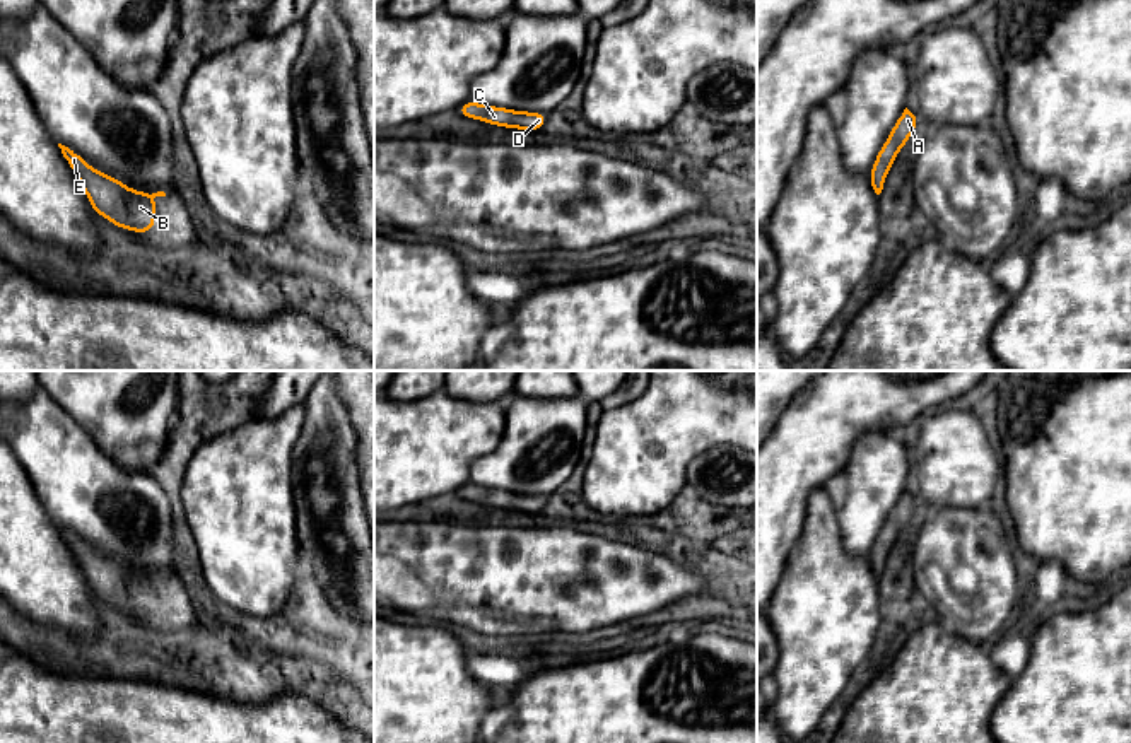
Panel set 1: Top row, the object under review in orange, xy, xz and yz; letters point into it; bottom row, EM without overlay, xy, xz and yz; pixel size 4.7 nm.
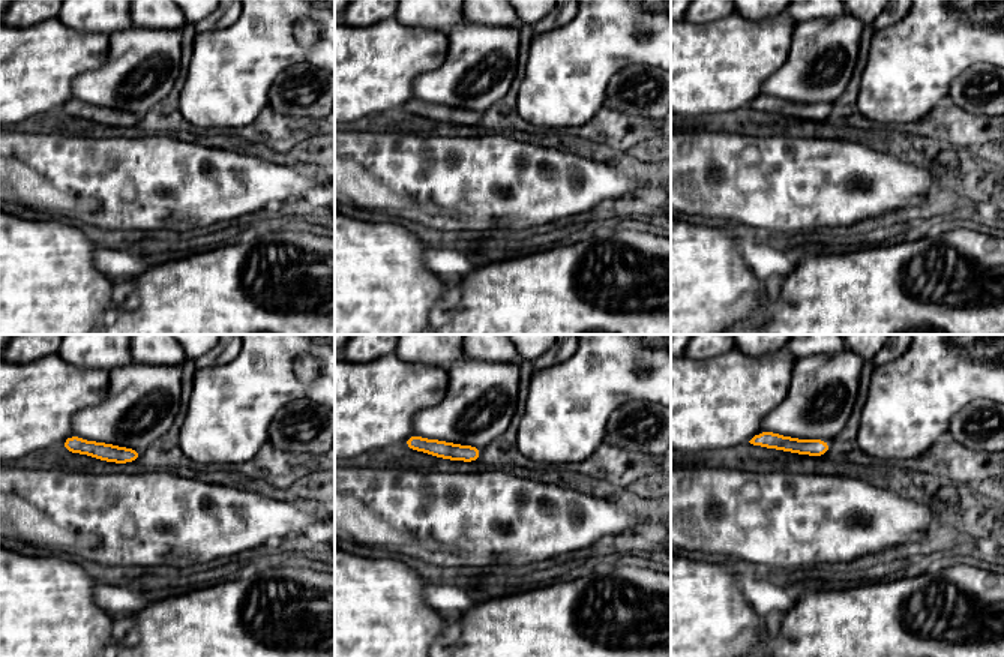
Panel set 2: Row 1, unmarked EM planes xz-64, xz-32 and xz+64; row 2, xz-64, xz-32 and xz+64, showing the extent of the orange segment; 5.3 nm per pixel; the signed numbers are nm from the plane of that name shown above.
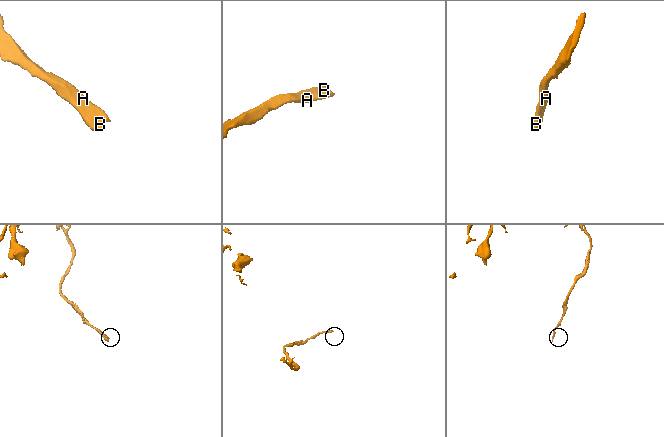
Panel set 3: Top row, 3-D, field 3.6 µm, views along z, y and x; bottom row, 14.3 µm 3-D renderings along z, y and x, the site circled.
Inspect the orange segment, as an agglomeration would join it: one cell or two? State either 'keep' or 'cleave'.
keep

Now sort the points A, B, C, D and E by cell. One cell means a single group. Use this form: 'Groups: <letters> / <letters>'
Groups: A B C D E

